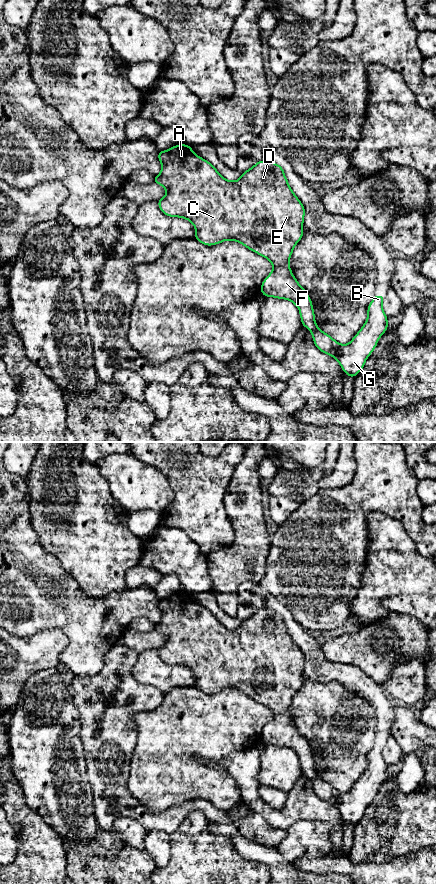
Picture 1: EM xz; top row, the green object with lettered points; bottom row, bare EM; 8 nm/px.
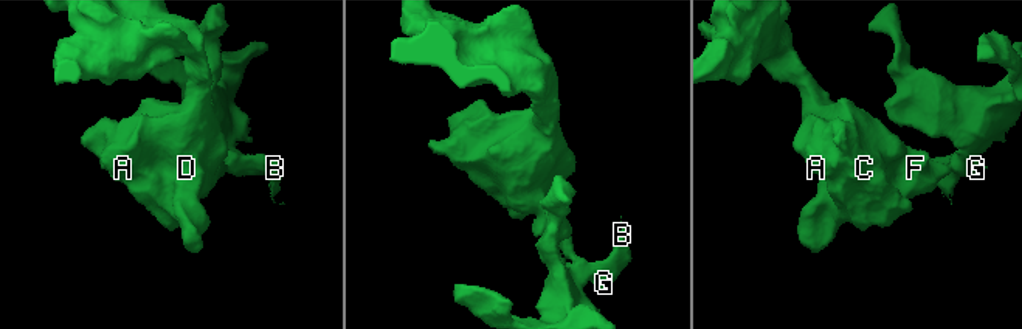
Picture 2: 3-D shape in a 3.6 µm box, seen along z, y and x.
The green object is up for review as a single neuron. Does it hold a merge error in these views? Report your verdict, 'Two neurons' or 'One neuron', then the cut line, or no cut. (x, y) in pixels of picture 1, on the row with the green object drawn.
Two neurons. Split along xz (317, 327), (312, 332)

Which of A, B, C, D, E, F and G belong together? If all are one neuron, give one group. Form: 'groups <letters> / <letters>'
groups A C D E F / B G

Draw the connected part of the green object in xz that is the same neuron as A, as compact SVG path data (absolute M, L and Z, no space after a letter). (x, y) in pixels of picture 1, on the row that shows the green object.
M178 144L166 151L159 151L158 159L162 169L153 181L166 189L165 197L157 201L160 210L169 217L189 220L196 230L195 240L204 245L211 246L232 240L267 258L273 265L273 271L263 280L261 293L266 297L276 297L293 302L300 311L302 326L311 332L317 329L312 301L289 267L293 249L304 235L305 208L290 188L283 168L276 163L263 160L242 173L237 181L228 181L210 162L194 154L192 146L189 145Z

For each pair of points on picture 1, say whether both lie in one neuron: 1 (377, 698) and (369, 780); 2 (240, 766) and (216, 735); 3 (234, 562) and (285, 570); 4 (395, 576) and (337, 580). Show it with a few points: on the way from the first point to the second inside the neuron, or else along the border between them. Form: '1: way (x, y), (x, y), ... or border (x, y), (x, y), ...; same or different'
1: way (383, 718), (383, 732), (376, 750), (376, 760); same
2: border (254, 747), (231, 752), (219, 761), (210, 763); different
3: border (271, 544), (268, 550), (265, 572), (258, 583); different
4: border (367, 555), (364, 561), (361, 584), (352, 600); different

